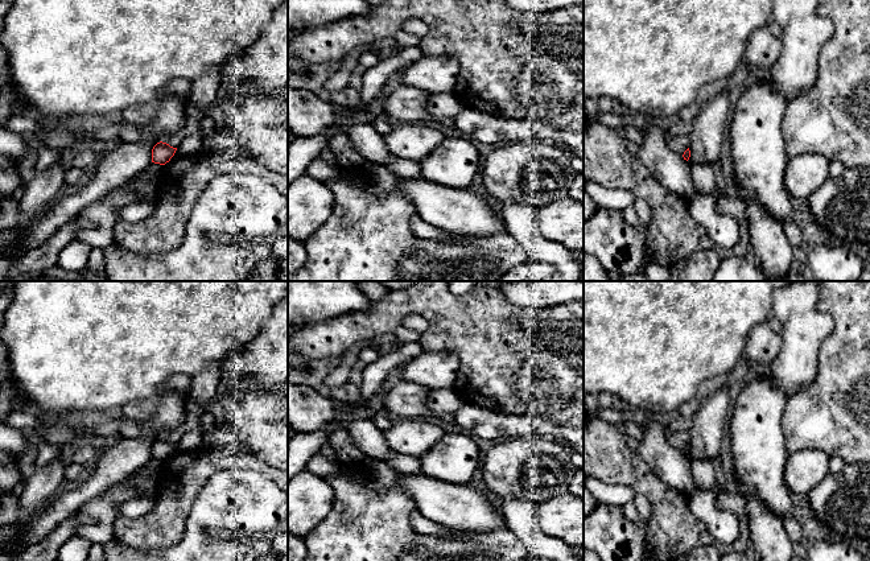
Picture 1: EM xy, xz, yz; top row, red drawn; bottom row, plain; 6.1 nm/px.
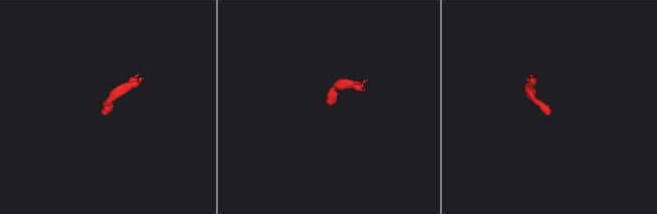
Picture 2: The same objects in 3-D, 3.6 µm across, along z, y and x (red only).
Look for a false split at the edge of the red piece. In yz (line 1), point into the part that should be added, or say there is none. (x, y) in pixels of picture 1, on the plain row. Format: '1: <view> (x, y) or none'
1: none

